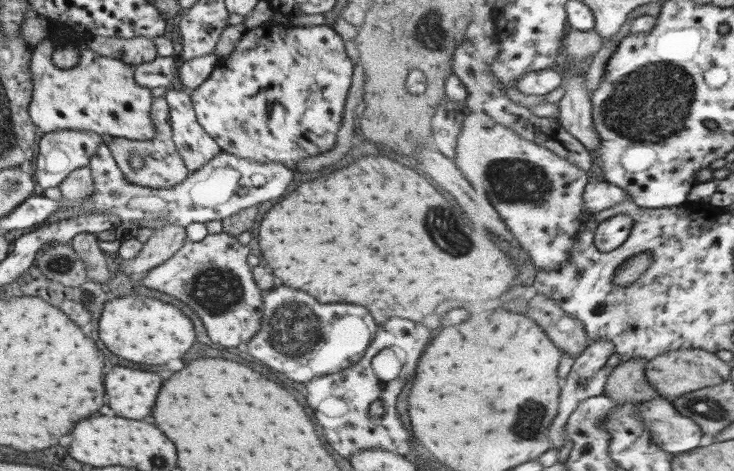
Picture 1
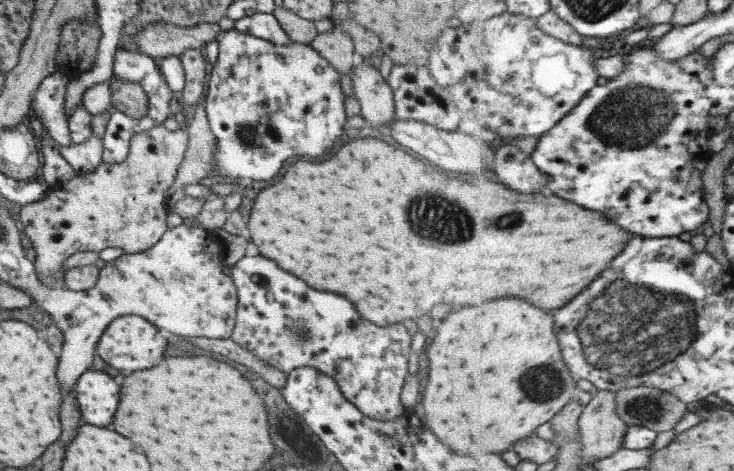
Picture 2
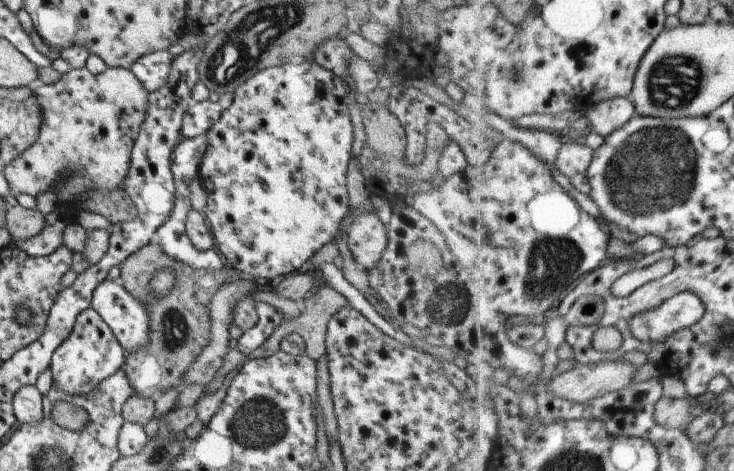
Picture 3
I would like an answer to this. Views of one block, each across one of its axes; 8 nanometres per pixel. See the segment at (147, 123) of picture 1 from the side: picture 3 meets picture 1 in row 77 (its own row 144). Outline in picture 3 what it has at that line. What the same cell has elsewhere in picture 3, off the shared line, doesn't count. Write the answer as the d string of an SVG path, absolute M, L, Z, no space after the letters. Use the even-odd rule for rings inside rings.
M85 67L70 69L55 83L35 83L32 85L31 94L41 110L41 126L35 142L3 168L2 175L9 186L8 204L15 201L17 194L25 193L36 197L37 194L53 189L56 202L69 201L79 205L79 198L87 198L91 190L105 192L120 188L129 168L130 152L137 138L139 126L147 114L147 91L133 73L121 67L106 68L97 75L90 74ZM137 100L139 120L135 116ZM59 179L62 180L61 186L57 185Z

